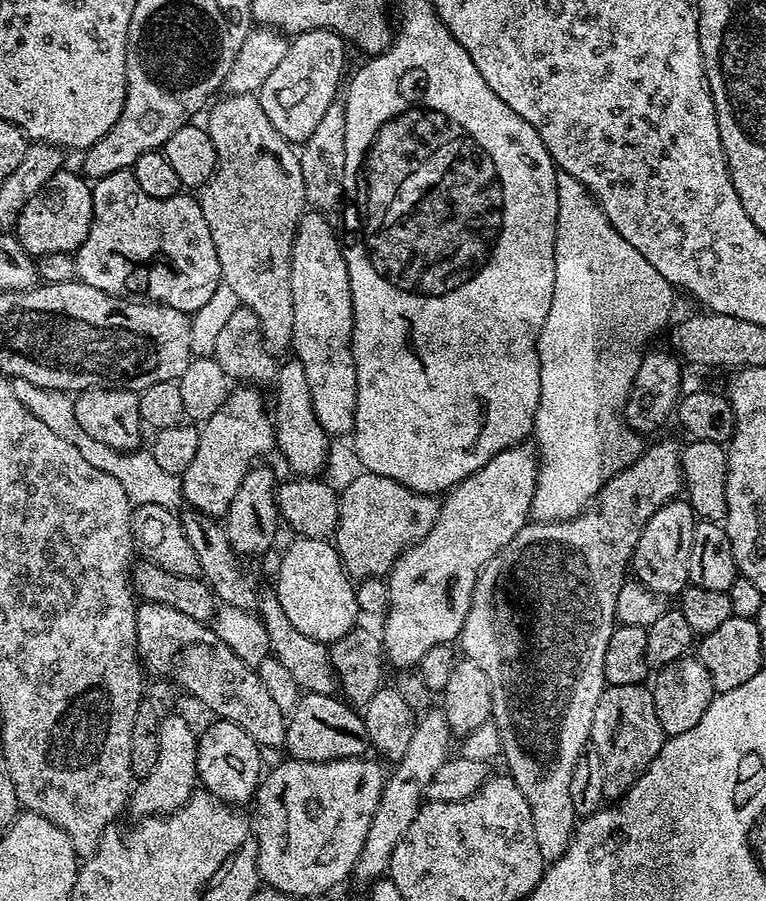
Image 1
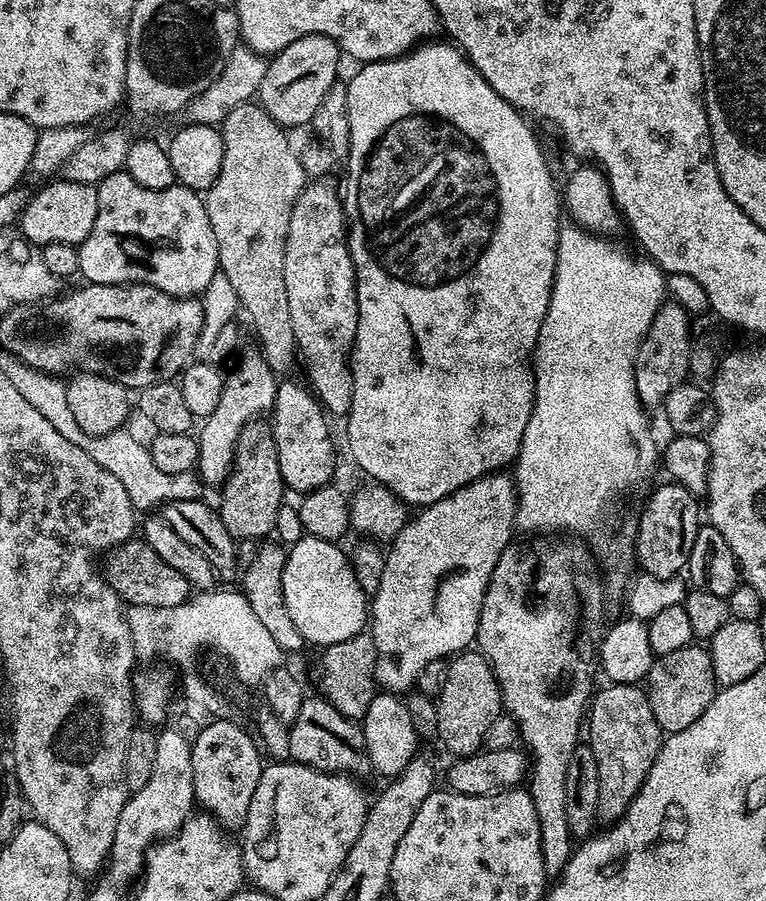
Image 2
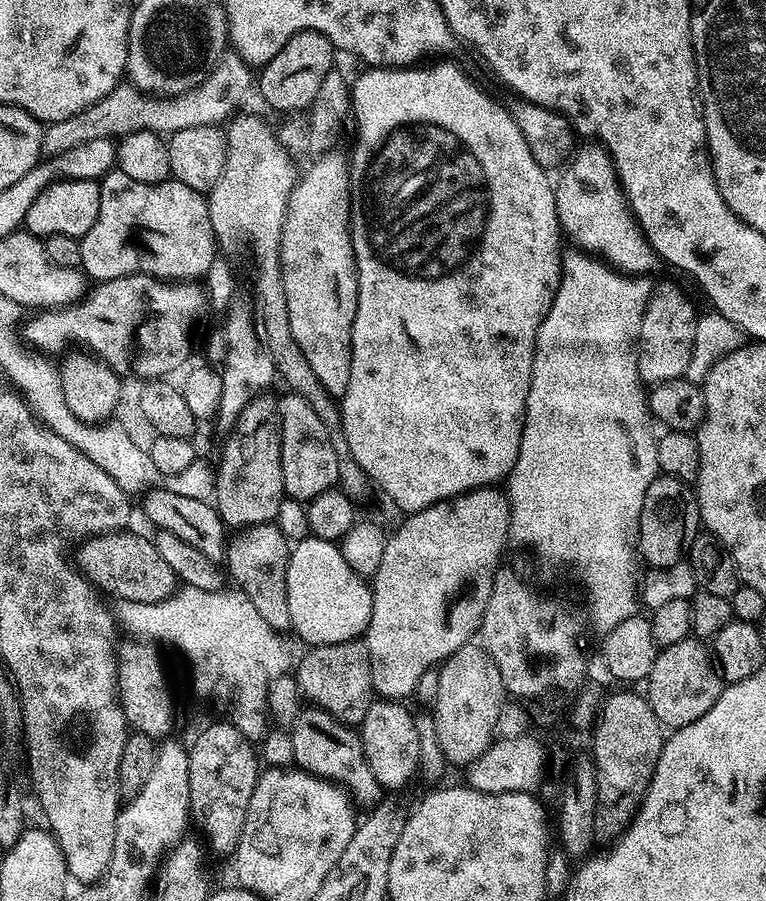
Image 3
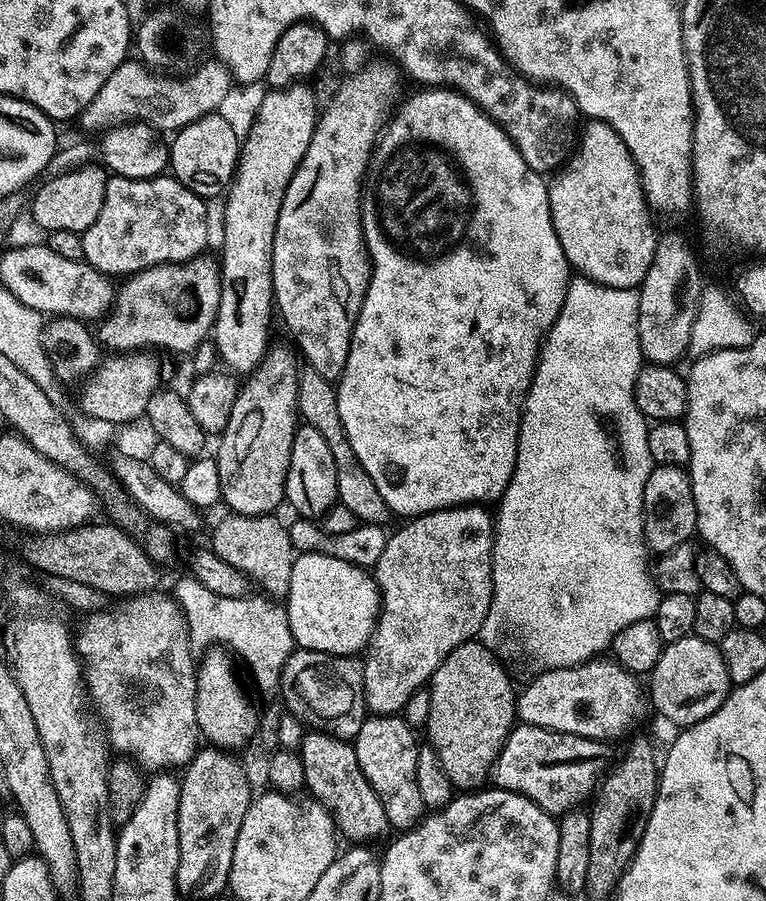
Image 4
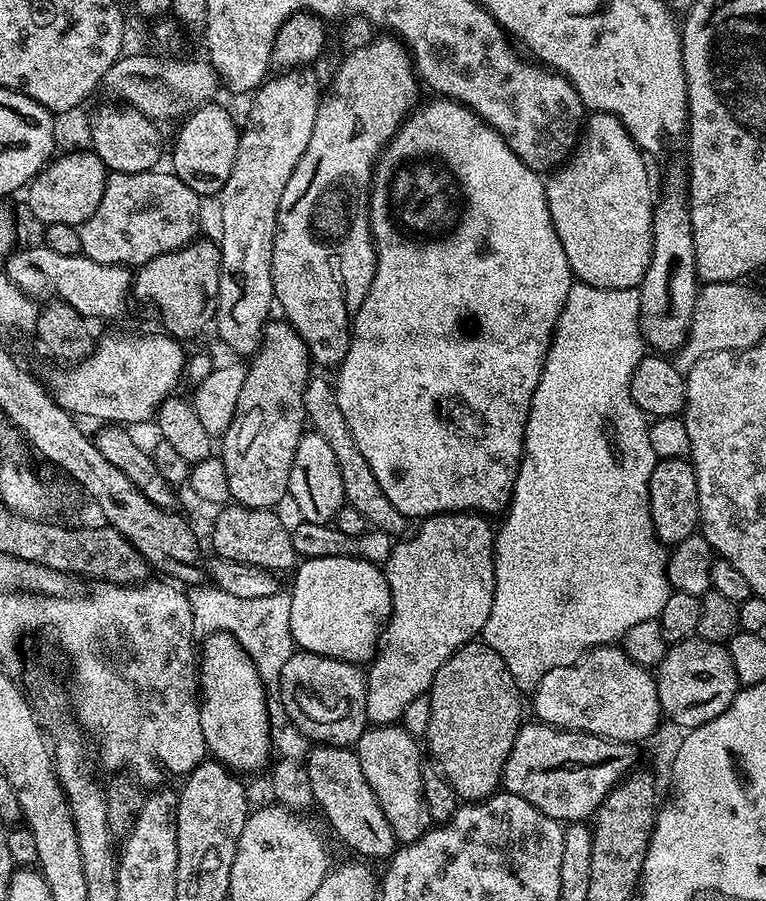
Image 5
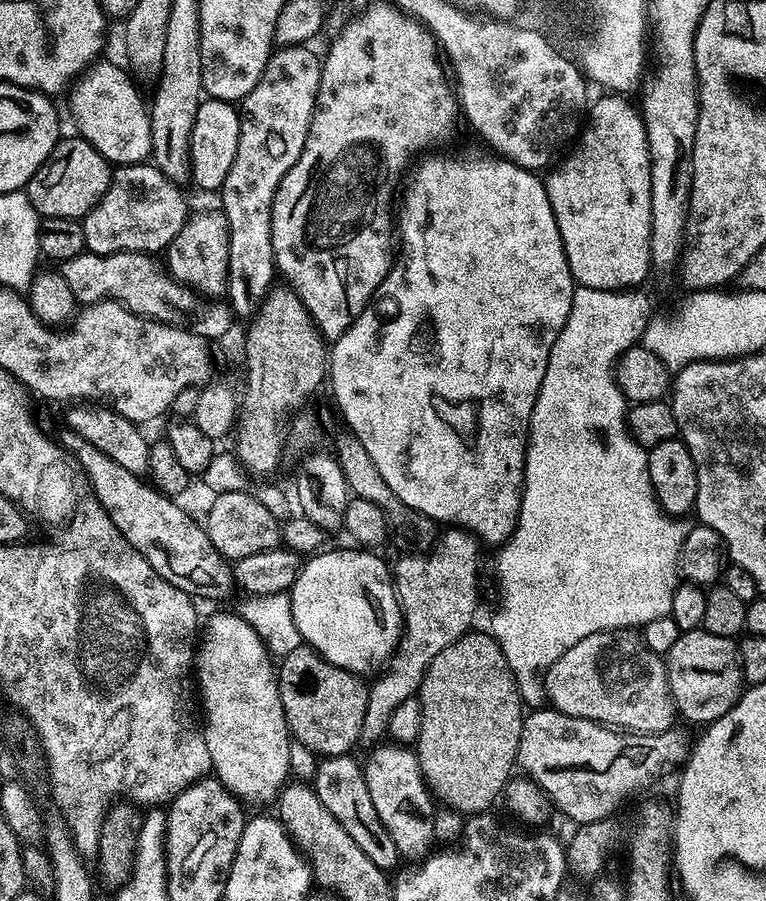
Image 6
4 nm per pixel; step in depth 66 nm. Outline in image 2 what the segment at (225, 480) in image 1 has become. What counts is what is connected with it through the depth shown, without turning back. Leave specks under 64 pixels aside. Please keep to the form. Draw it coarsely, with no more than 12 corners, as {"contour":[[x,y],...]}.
{"contour":[[248,352],[224,377],[198,432],[198,475],[223,485],[255,412],[276,400],[277,373]]}

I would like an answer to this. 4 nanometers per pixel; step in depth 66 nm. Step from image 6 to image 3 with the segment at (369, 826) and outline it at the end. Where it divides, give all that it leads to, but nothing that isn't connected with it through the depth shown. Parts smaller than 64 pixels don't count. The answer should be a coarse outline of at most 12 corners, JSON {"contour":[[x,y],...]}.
{"contour":[[308,706],[293,722],[295,767],[381,803],[360,733]]}

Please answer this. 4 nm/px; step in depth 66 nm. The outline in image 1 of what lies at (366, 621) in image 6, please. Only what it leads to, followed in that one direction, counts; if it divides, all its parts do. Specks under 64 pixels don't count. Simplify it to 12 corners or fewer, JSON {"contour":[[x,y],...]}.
{"contour":[[293,539],[274,595],[301,634],[357,627],[353,581],[327,539]]}

